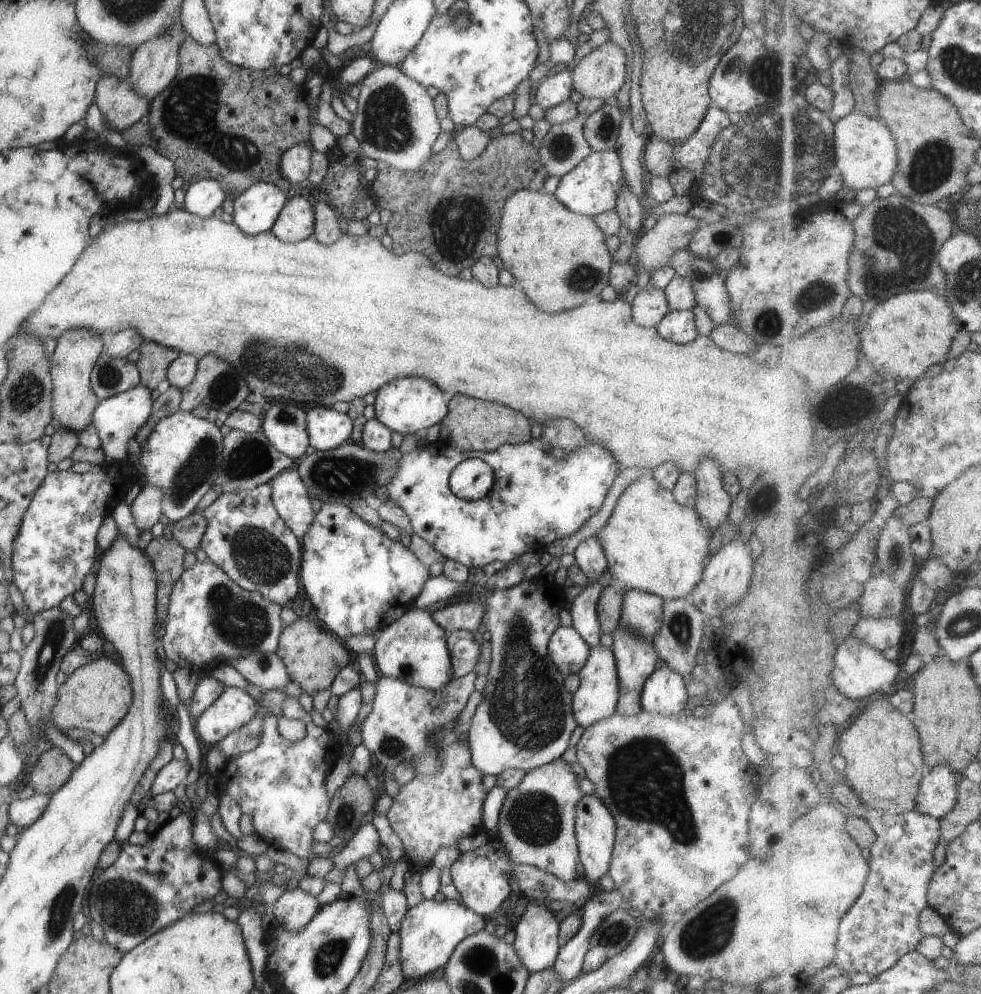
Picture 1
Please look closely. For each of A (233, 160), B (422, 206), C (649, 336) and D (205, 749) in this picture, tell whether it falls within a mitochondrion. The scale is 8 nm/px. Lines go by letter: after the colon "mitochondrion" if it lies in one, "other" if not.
A: mitochondrion
B: other
C: other
D: other

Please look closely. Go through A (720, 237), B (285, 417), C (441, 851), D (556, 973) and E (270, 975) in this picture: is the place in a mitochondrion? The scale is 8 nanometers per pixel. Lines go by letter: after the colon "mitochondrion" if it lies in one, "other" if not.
A: mitochondrion
B: mitochondrion
C: other
D: other
E: other

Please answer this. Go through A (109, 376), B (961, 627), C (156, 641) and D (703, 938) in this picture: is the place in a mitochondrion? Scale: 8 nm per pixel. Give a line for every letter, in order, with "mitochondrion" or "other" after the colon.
A: mitochondrion
B: mitochondrion
C: other
D: mitochondrion

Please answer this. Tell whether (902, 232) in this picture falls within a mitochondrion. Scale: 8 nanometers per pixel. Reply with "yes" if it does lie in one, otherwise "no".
yes

